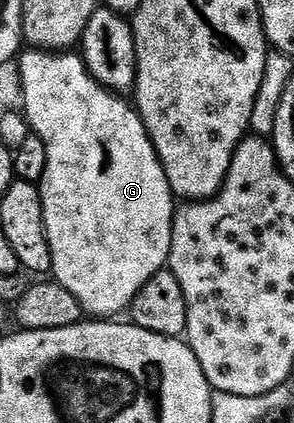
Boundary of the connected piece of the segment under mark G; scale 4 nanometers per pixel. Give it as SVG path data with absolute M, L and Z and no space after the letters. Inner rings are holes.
M28 49L19 56L20 84L22 85L22 114L28 121L31 134L36 135L46 145L46 173L38 184L42 197L44 228L52 254L51 278L70 289L77 301L84 306L85 312L92 317L116 317L119 311L127 312L132 298L140 292L142 285L154 277L154 273L165 270L168 265L170 241L172 240L172 217L174 214L174 196L166 173L160 164L158 153L150 141L144 122L131 102L123 103L119 94L113 93L100 84L88 71L83 58L74 53L57 53L55 50Z

